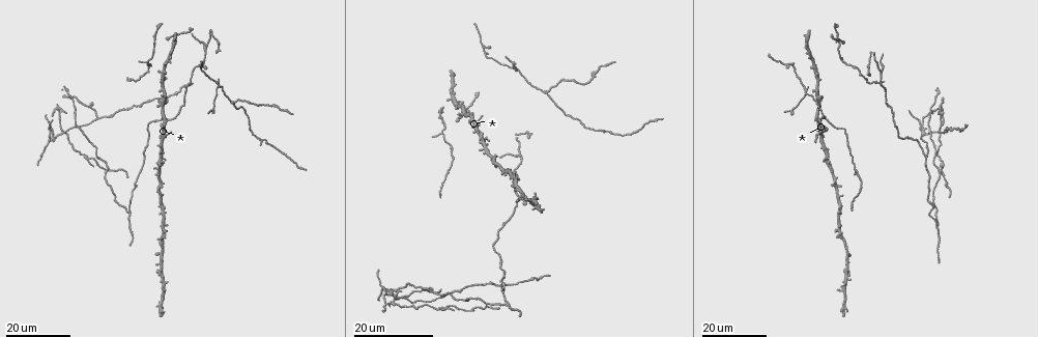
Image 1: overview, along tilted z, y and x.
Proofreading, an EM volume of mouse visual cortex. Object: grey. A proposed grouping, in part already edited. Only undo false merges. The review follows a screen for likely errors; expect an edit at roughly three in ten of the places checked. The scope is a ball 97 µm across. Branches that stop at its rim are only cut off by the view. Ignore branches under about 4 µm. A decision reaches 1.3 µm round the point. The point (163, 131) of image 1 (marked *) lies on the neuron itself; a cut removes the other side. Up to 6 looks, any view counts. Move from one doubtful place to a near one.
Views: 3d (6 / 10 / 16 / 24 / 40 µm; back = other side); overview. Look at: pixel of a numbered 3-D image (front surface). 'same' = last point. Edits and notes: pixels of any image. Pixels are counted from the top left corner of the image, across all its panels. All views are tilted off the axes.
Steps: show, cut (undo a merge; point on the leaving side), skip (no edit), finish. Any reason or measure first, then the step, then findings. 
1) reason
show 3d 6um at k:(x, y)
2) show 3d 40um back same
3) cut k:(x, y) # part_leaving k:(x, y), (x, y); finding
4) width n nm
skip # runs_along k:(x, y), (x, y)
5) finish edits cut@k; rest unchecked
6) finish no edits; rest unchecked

branch point
show 3d 16um at 1:(546, 92)

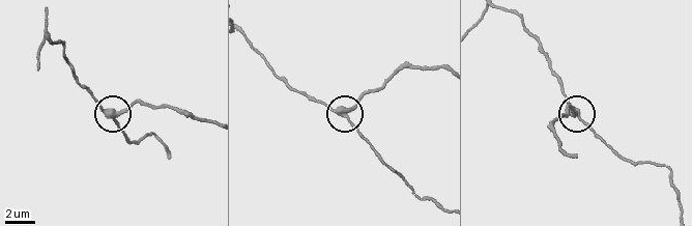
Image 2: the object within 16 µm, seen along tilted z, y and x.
show 3d 6um at 2:(113, 115)

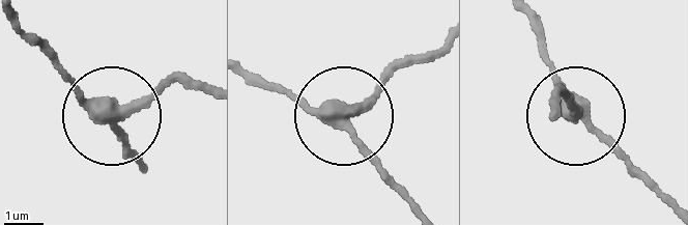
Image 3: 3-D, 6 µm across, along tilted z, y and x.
side_arm 23 um
cut 3:(167, 86) # part_leaving 3:(355, 111), (391, 73), (440, 55); two neurons meet here

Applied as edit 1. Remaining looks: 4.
see it whole again
show overview

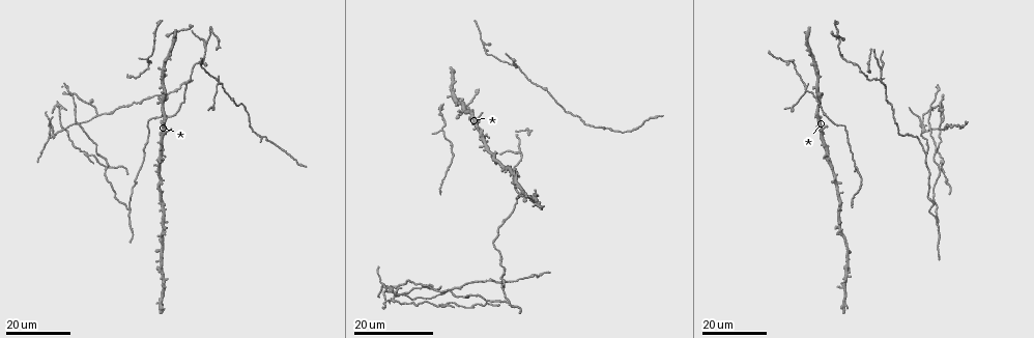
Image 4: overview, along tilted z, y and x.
three arms meet
show 3d 16um at 4:(806, 90)

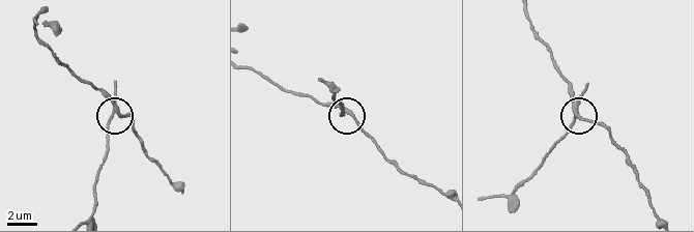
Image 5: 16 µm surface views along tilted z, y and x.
show 3d 10um at 5:(577, 113)

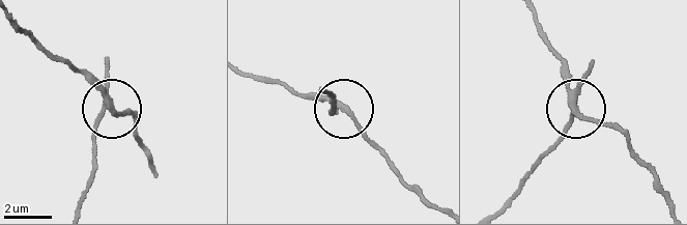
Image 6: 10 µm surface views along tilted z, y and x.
cut 6:(95, 131) # part_leaving 6:(108, 102), (94, 130), (93, 171), (81, 205); two neurons meet here

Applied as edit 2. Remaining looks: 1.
finish edits cut@3, cut@6; rest unchecked

